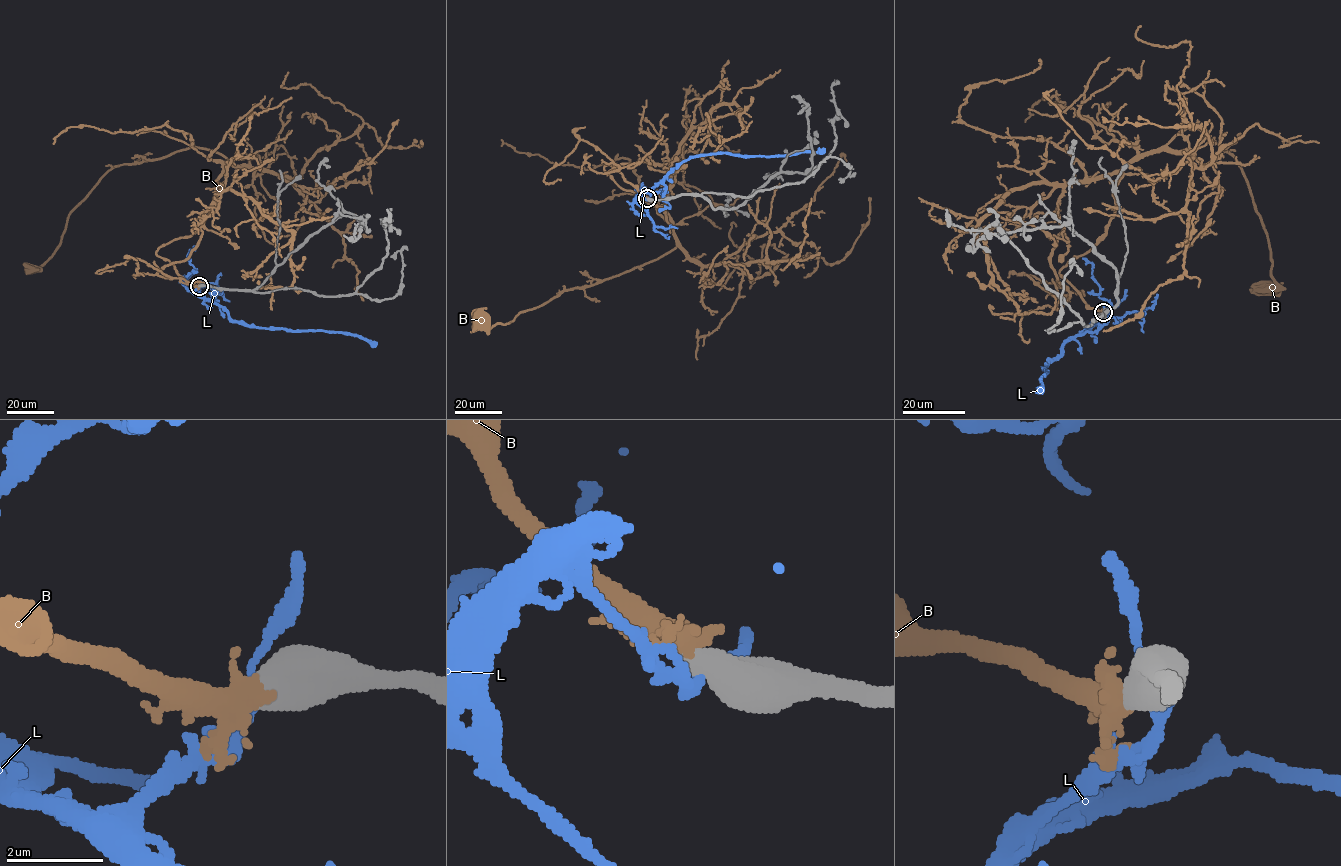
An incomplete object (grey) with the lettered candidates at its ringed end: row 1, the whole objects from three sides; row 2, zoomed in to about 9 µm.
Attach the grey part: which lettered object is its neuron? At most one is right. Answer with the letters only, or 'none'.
B

